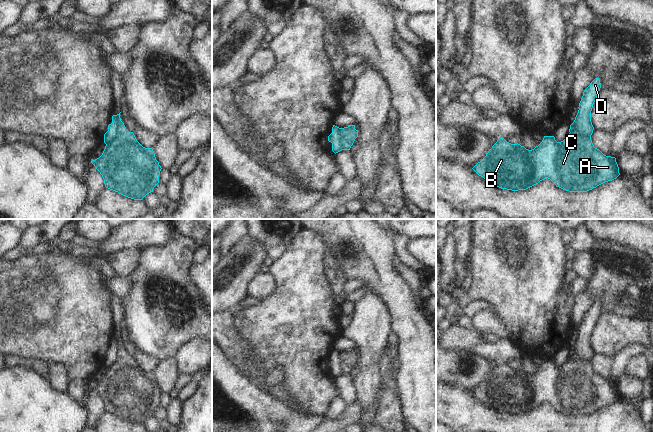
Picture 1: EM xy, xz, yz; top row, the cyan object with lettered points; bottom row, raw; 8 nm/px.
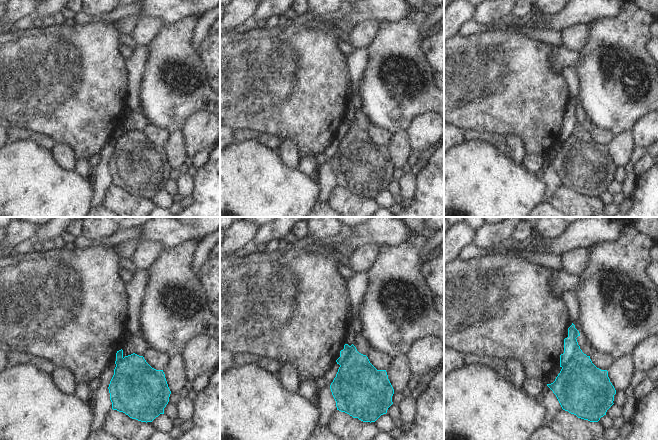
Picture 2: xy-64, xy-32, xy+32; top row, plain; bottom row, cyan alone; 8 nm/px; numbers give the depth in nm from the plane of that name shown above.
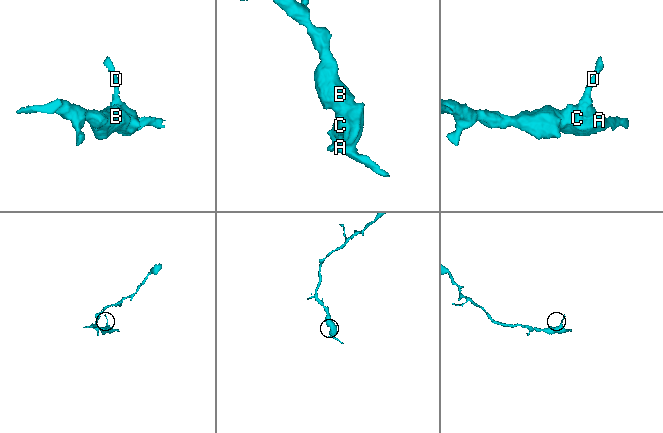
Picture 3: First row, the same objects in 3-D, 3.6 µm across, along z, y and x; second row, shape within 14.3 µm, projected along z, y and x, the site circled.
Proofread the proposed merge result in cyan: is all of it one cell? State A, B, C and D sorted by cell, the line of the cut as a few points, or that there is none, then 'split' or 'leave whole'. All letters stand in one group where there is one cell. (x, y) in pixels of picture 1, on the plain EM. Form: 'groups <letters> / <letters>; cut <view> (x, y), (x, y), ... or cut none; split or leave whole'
groups A B C / D; cut xy (120, 344), (116, 358), (106, 368); split

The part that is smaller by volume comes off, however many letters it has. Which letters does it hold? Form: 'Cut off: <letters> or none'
Cut off: D

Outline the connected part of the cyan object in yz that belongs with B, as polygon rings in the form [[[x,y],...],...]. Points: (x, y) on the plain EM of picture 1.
[[[576,355],[569,357],[561,366],[557,366],[554,360],[544,360],[542,366],[532,374],[499,362],[472,393],[488,408],[512,415],[526,414],[548,402],[563,414],[587,416],[620,399],[616,382],[606,380],[595,372],[591,360]]]

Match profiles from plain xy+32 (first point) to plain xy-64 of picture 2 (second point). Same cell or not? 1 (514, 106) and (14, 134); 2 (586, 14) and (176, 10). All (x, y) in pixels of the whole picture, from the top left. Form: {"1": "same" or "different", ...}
{"1": "different", "2": "same"}

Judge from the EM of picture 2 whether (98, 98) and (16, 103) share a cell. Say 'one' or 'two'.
one

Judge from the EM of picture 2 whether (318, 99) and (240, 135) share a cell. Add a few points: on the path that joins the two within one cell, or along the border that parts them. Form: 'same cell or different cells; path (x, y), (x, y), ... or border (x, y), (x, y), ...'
different cells; border (235, 129), (266, 131), (274, 135)

